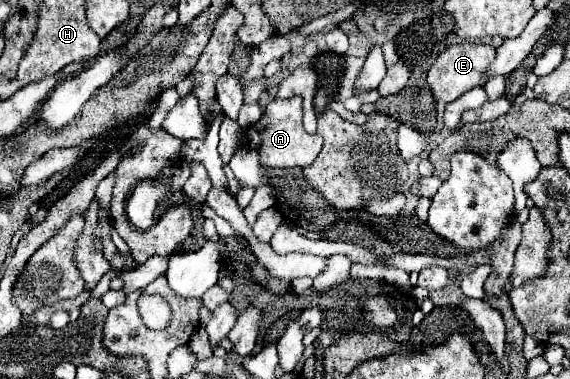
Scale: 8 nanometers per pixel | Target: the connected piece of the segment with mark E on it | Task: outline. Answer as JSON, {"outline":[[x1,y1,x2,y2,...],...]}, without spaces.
{"outline":[[454,43,454,45,446,47,446,51,438,55,438,59,434,61,434,65,428,71,428,85,432,87,434,101,446,105,450,101,458,99,462,93,470,91,472,87,484,85,488,79,486,69,494,61,494,57,496,57,496,49,486,43]]}

